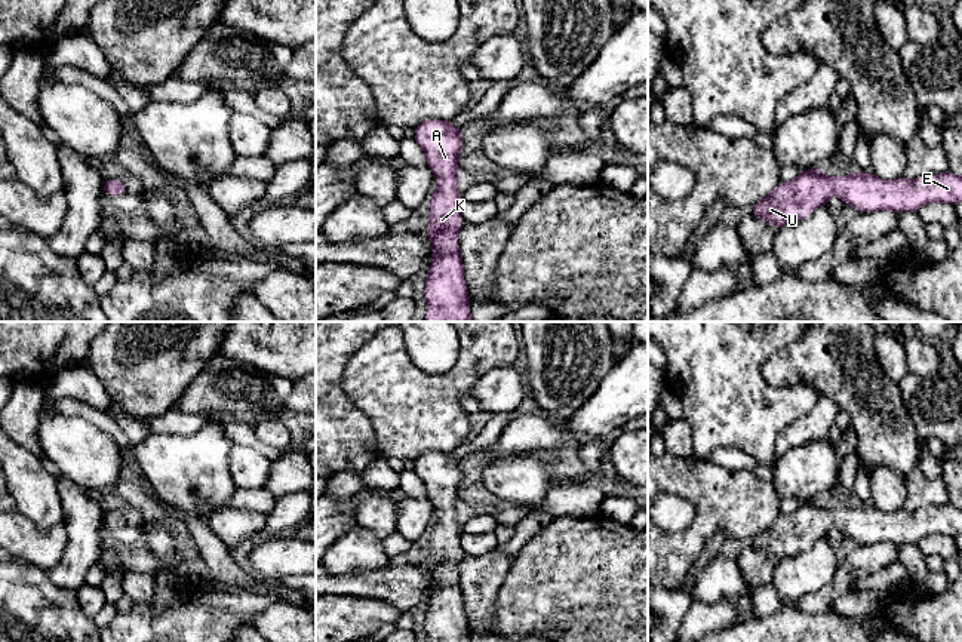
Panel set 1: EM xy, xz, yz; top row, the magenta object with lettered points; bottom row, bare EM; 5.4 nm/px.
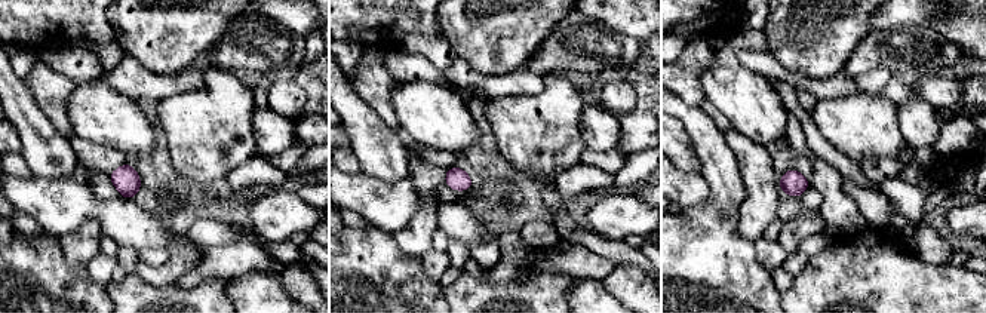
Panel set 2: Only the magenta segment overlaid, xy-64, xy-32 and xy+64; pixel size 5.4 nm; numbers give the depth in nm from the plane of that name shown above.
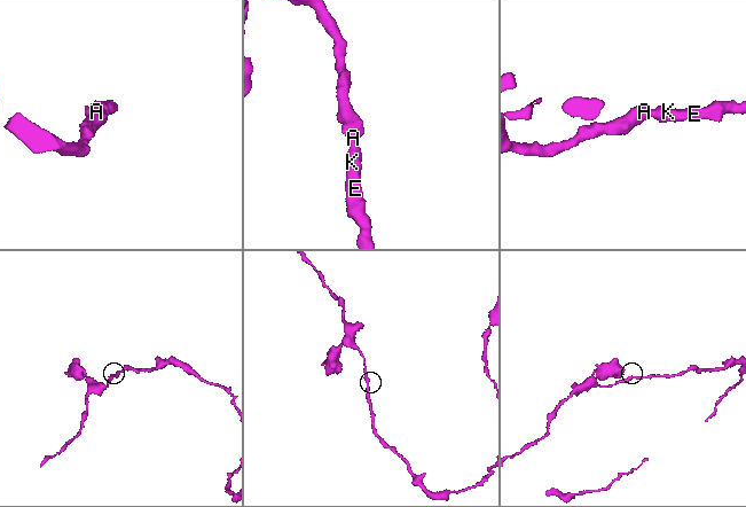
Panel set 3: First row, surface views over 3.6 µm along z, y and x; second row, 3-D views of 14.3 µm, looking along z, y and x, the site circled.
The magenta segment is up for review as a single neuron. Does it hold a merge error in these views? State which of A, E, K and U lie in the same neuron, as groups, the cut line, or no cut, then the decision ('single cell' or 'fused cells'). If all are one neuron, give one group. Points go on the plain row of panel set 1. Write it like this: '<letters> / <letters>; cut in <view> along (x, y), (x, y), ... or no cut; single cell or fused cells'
A E K U; no cut; single cell

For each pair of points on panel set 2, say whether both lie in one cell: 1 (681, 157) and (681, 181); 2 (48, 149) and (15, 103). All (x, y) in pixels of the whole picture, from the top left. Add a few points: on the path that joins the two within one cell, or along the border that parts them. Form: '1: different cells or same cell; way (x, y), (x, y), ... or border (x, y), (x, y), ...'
1: different cells; border (676, 166), (684, 171), (699, 172)
2: same cell; way (37, 137), (25, 114)

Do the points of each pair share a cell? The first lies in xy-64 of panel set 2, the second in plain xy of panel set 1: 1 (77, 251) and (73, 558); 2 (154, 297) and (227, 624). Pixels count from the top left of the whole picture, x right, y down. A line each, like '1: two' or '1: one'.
1: one
2: one

